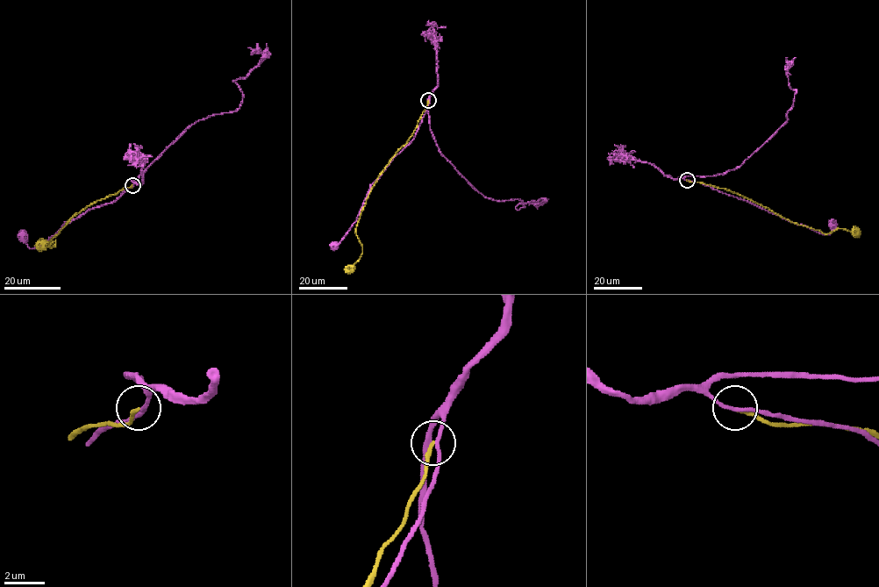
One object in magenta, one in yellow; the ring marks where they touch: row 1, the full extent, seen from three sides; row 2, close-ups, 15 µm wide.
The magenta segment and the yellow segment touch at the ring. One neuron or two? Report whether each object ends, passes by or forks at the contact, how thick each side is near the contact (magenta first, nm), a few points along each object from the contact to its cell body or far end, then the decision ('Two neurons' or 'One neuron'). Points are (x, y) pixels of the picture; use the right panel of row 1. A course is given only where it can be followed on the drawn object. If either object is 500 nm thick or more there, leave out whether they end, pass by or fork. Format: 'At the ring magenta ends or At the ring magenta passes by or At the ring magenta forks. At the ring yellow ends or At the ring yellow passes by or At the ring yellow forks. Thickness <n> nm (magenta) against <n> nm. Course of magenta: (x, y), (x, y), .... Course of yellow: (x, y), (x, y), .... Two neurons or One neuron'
At the ring magenta passes by. At the ring yellow ends. Thickness 170 nm (magenta) against 200 nm. Course of magenta: (687, 180), (744, 199), (823, 234), (832, 232), (832, 222). Course of yellow: (687, 180), (729, 189), (794, 223), (825, 233), (841, 228), (855, 232). Two neurons

